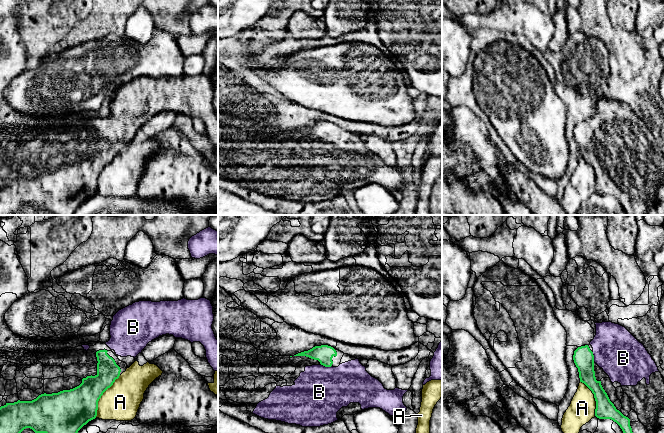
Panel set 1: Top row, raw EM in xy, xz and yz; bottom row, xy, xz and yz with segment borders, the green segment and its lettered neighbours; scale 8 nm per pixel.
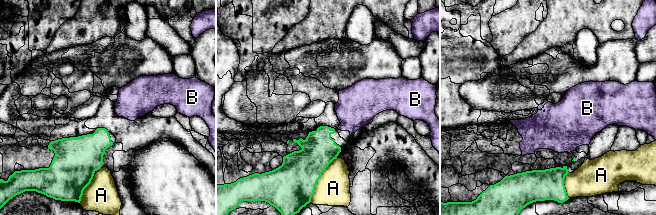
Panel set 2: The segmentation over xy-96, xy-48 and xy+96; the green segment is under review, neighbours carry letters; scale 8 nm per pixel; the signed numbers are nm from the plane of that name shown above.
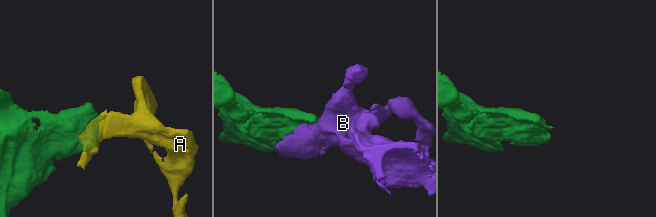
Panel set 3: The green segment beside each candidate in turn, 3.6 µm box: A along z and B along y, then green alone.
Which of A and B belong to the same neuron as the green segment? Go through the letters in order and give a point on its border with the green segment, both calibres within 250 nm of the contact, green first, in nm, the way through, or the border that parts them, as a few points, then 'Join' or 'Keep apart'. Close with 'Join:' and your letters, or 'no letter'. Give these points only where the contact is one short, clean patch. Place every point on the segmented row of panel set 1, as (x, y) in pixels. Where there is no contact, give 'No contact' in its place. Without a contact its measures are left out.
A: Touches green at xy (101, 395). Thickness 320 nm (green) against 300 nm. Keep apart
B: Touches green at xz (326, 366). Thickness 140 nm (green) against 420 nm. Path across: xz (324, 353), (326, 366), (324, 383), (319, 392). Join
Join: B

